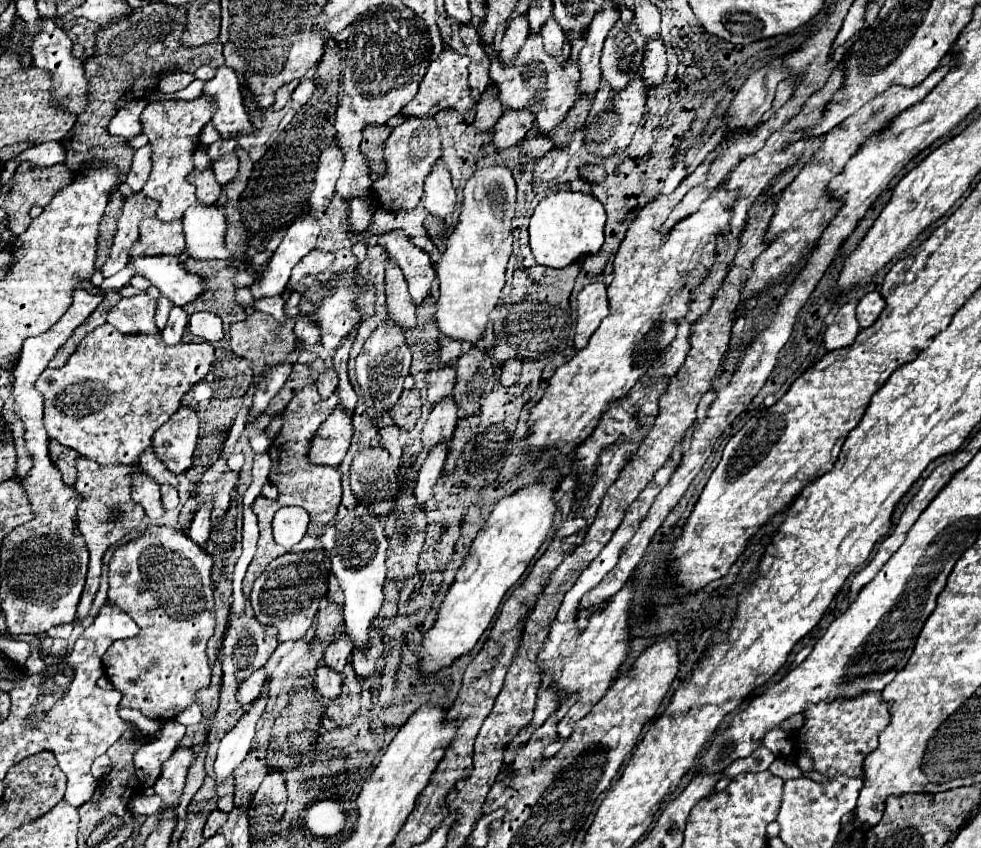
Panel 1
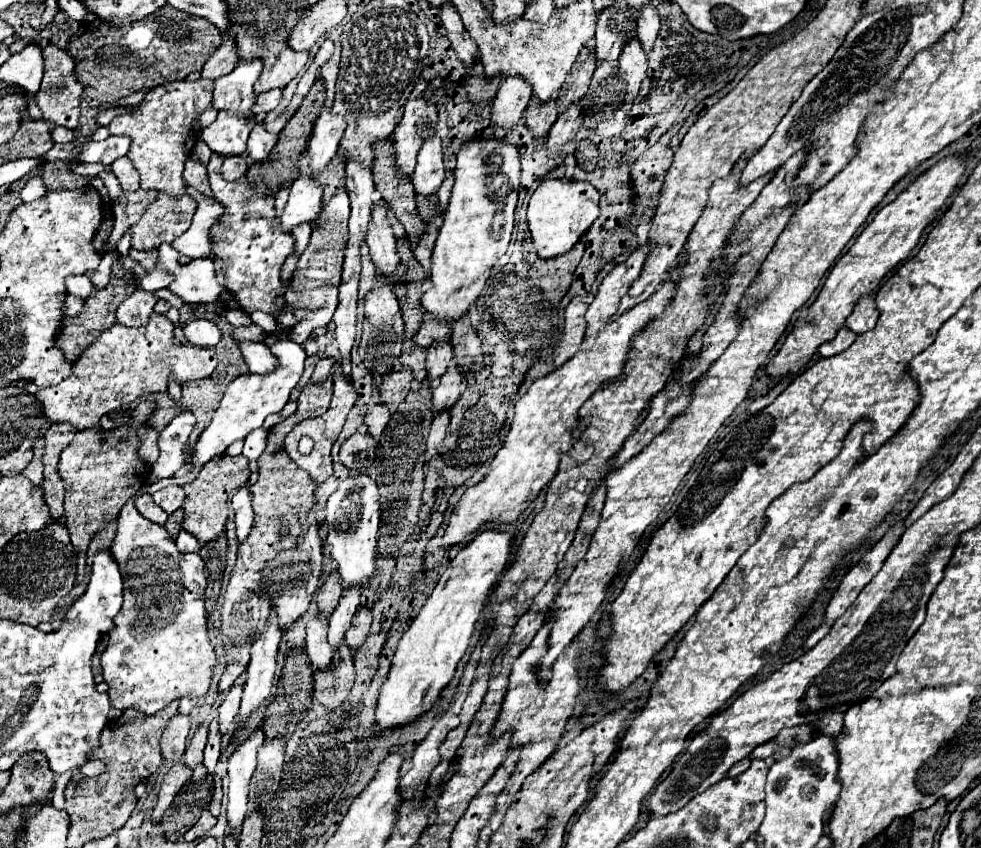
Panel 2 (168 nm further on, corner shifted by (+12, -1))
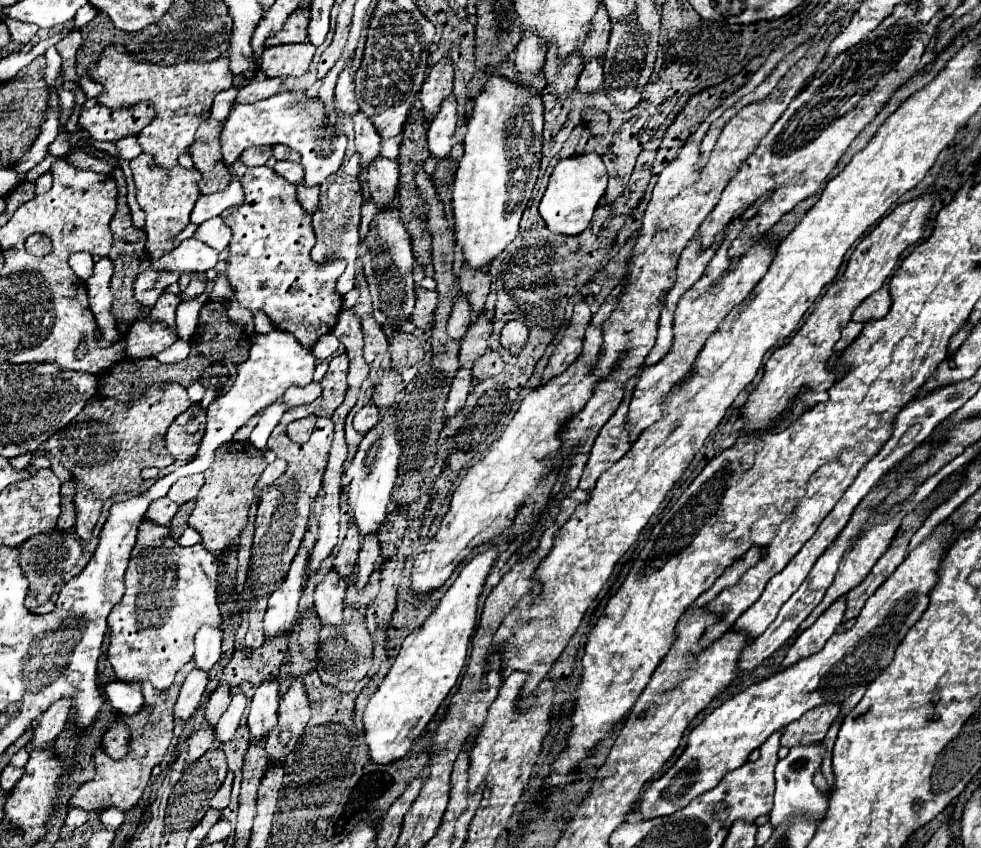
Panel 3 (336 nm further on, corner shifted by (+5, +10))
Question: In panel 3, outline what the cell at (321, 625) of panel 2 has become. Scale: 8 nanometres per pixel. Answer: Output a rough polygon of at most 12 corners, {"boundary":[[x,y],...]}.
{"boundary":[[330,571],[314,591],[322,623],[340,625],[346,579]]}

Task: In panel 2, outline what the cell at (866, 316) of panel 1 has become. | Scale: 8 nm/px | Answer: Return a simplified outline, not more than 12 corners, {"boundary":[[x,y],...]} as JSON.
{"boundary":[[873,294],[855,304],[847,318],[855,334],[875,326],[879,312]]}

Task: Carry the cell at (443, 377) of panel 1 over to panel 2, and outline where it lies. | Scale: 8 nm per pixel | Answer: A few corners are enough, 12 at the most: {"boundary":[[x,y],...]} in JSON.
{"boundary":[[449,342],[427,352],[429,382],[439,380],[453,360]]}

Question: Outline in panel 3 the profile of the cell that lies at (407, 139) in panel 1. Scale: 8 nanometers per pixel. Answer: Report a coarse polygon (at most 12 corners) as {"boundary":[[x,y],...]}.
{"boundary":[[442,57],[426,77],[420,101],[428,119],[452,93],[452,61]]}

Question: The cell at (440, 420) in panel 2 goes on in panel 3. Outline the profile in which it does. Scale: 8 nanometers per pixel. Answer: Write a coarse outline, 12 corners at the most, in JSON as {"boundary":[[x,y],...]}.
{"boundary":[[460,367],[446,401],[446,417],[464,407],[470,387],[470,367]]}

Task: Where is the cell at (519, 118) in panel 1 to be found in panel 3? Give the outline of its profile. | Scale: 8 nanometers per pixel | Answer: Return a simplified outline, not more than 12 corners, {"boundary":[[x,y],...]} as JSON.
{"boundary":[[536,31],[522,33],[516,71],[538,71],[546,59],[546,41]]}

